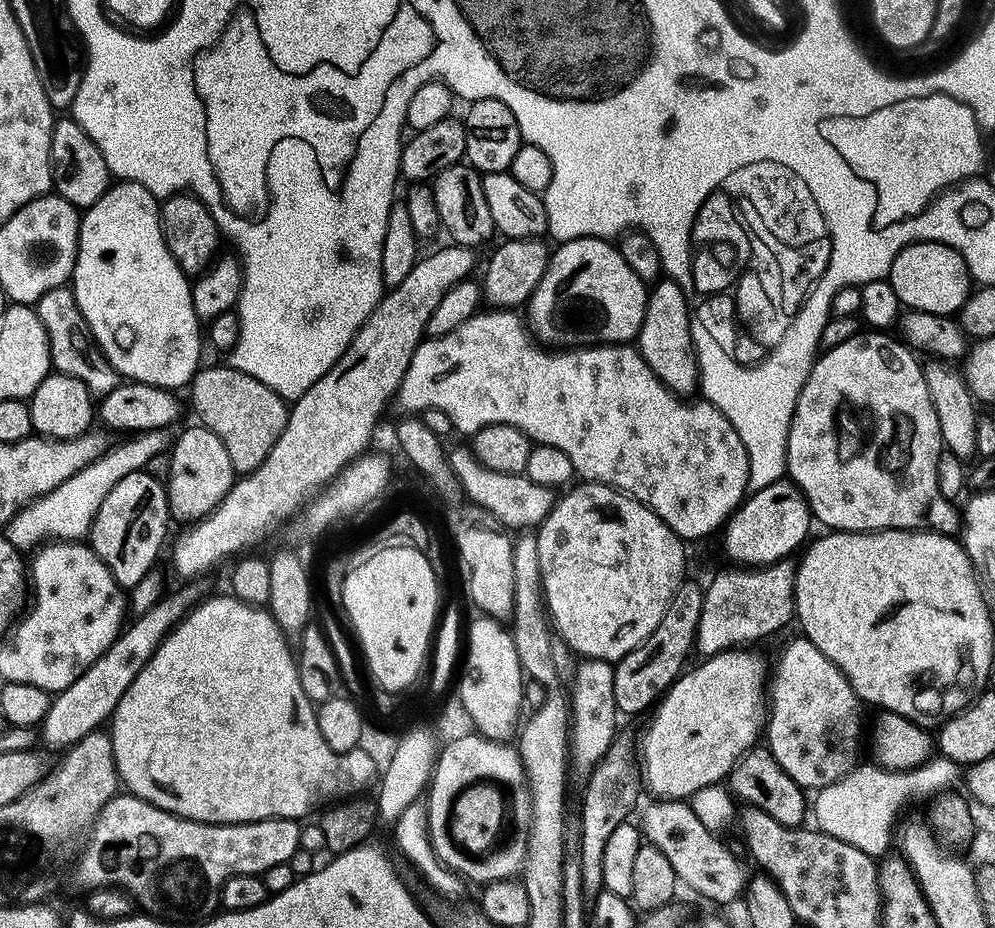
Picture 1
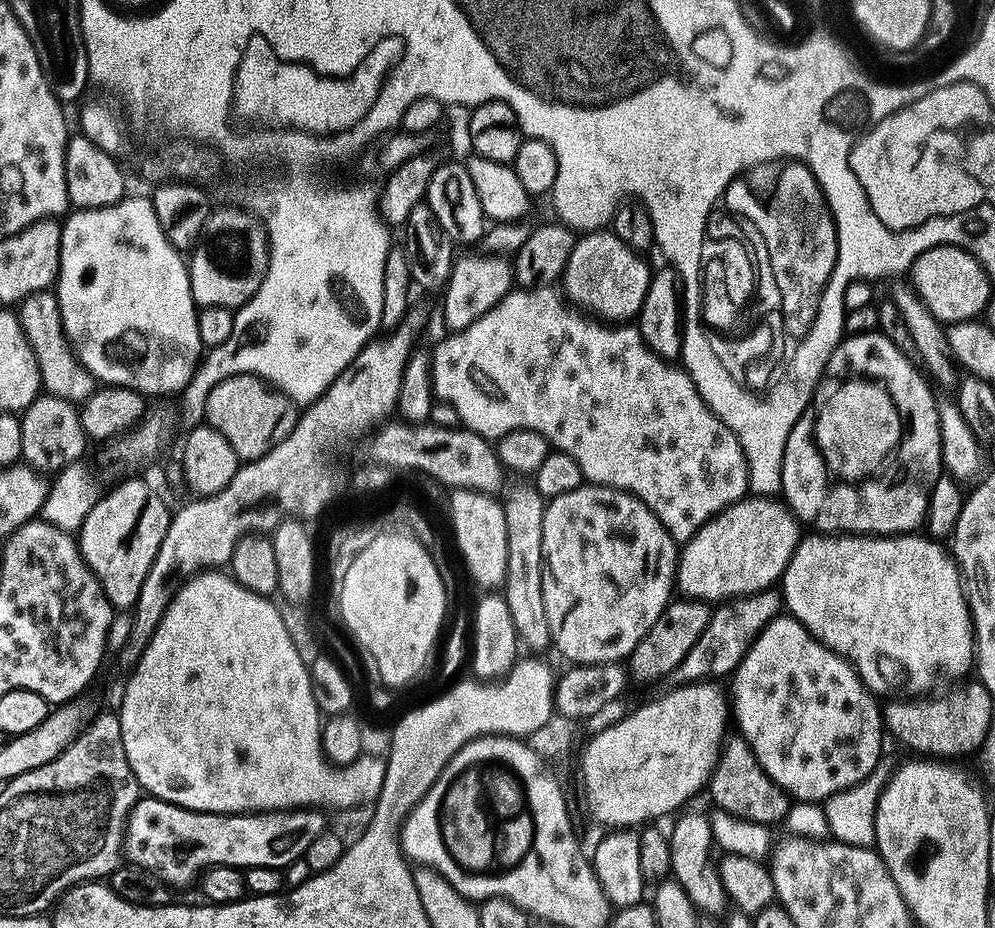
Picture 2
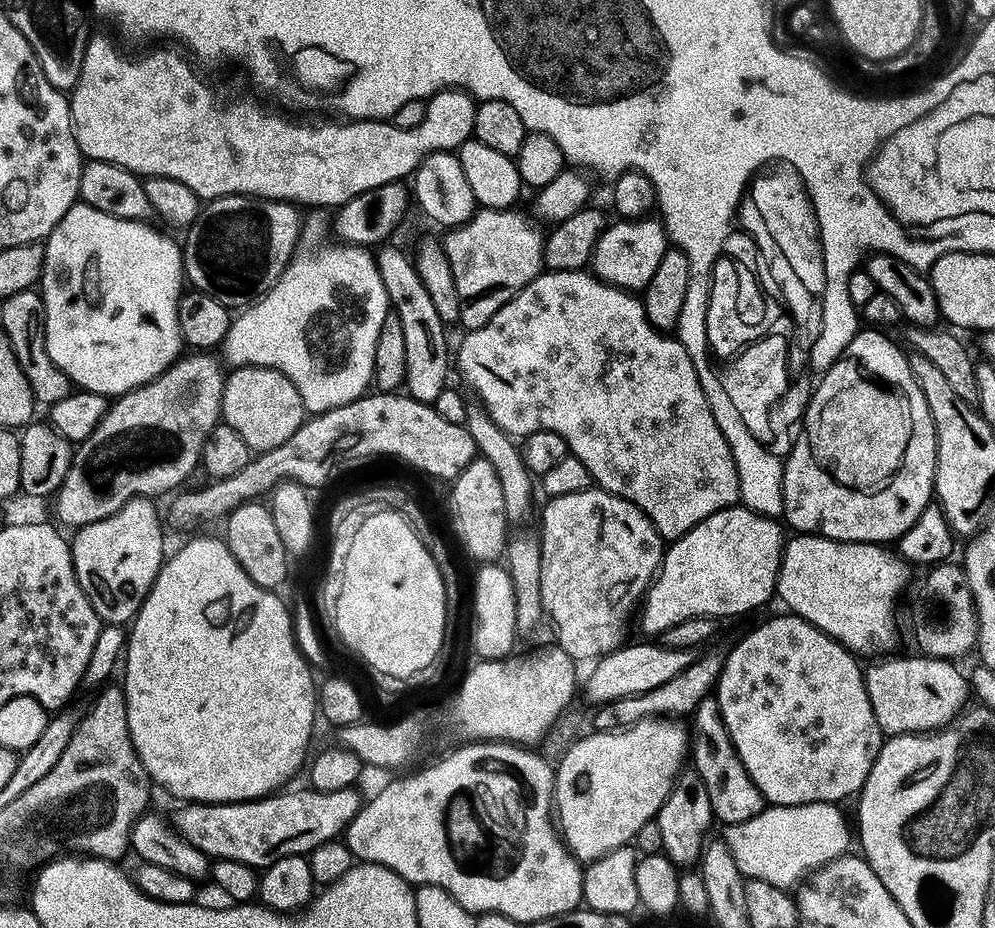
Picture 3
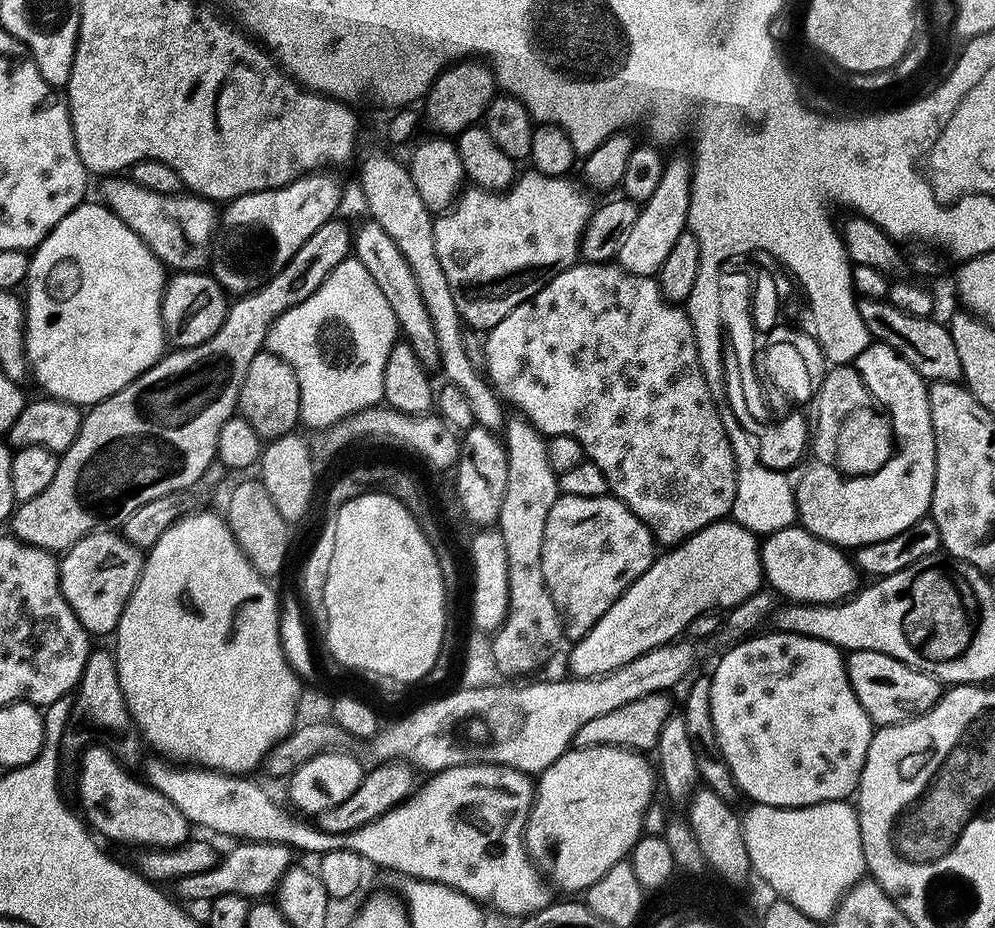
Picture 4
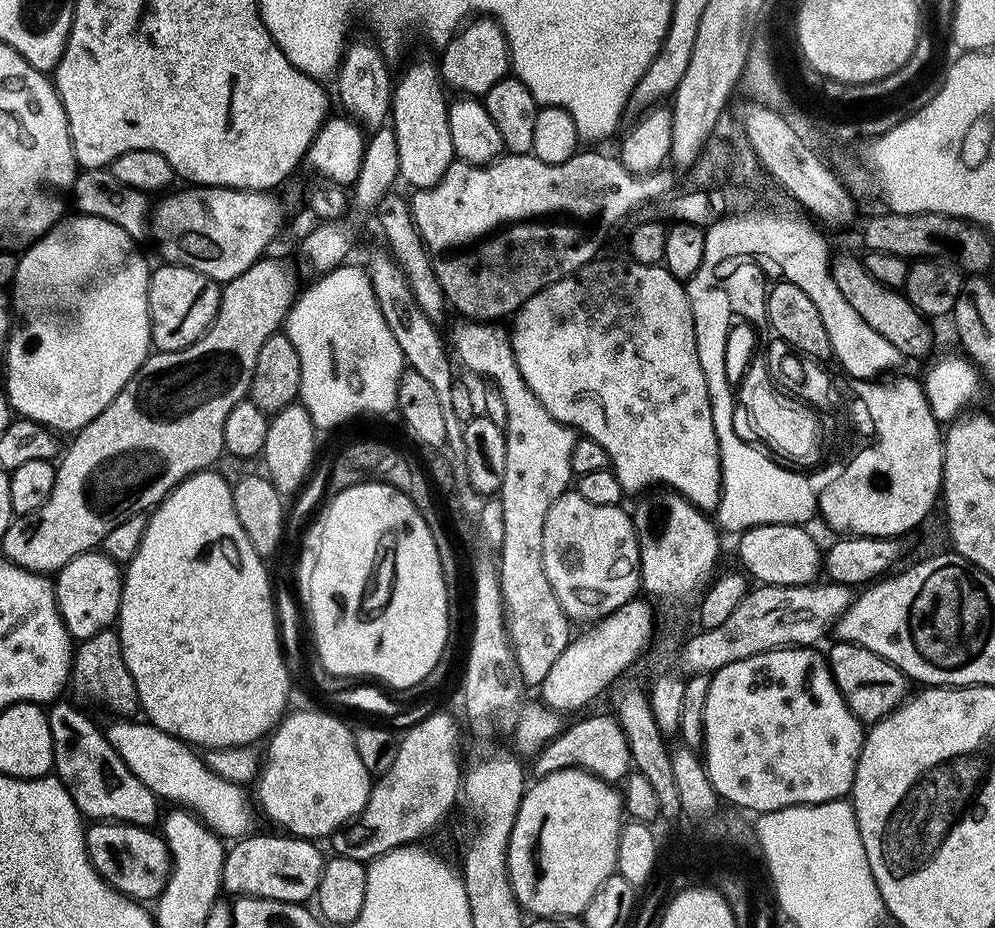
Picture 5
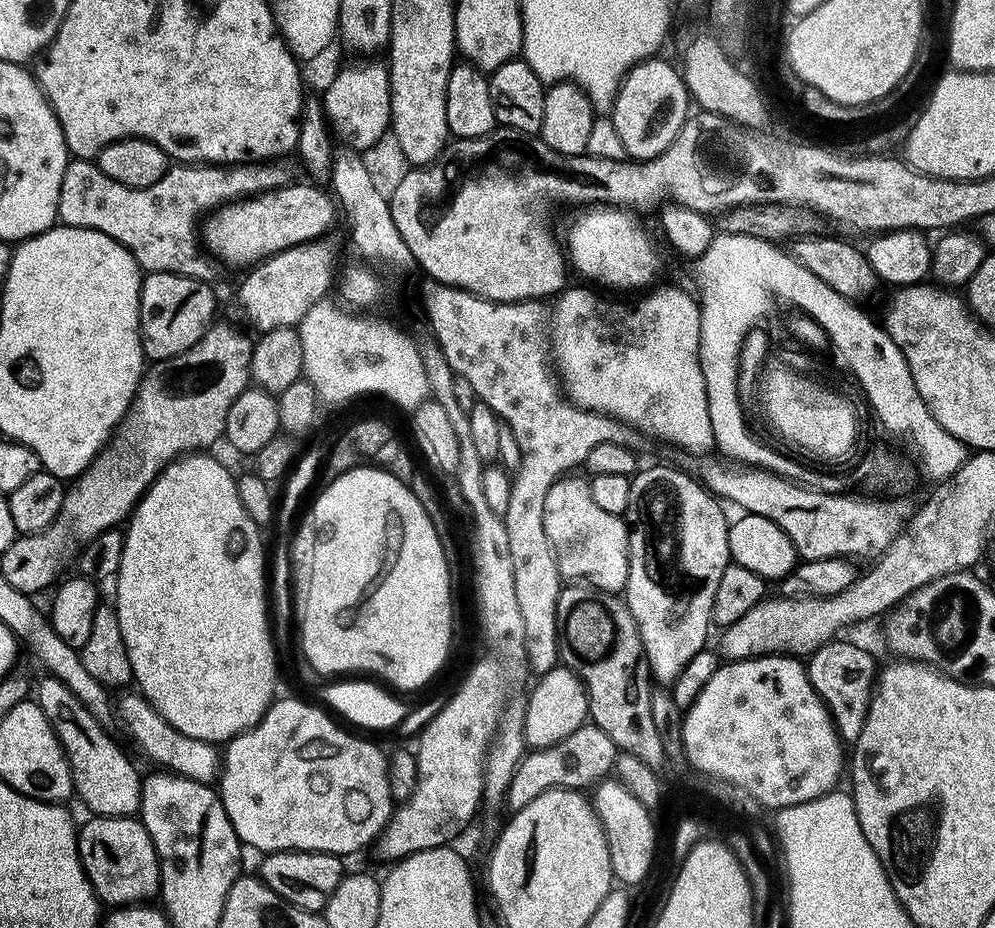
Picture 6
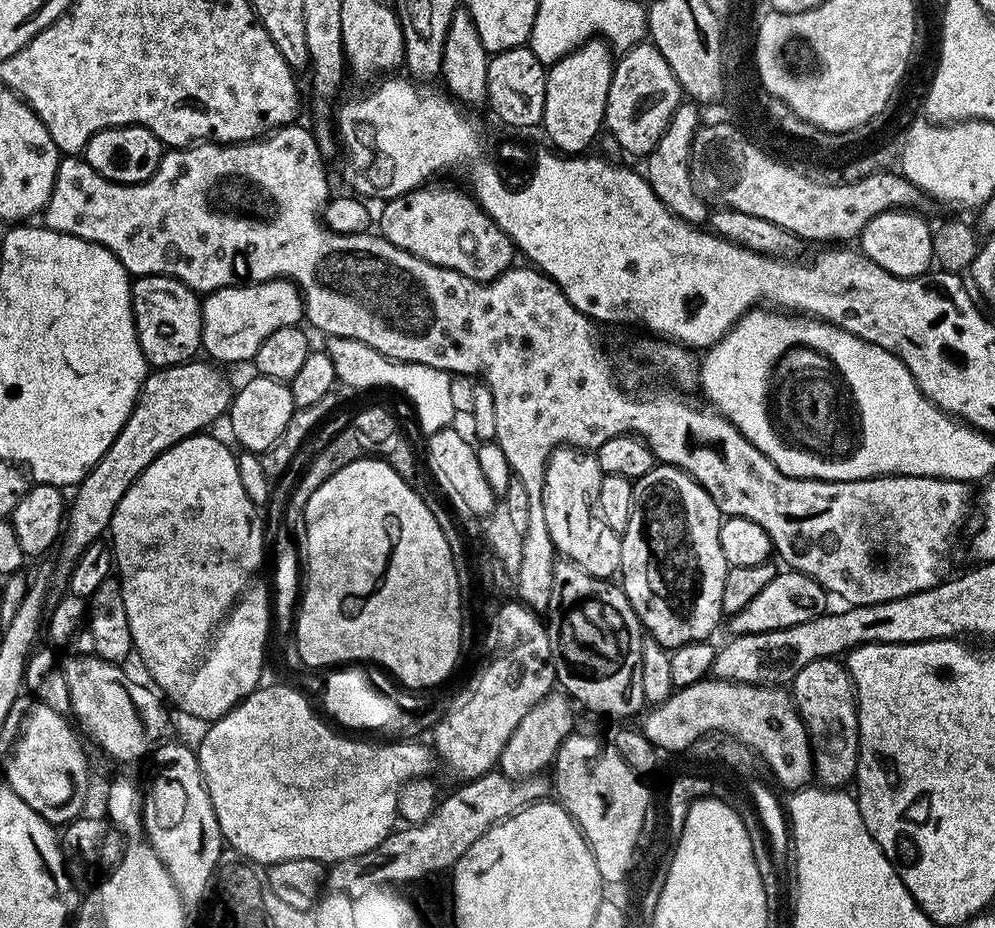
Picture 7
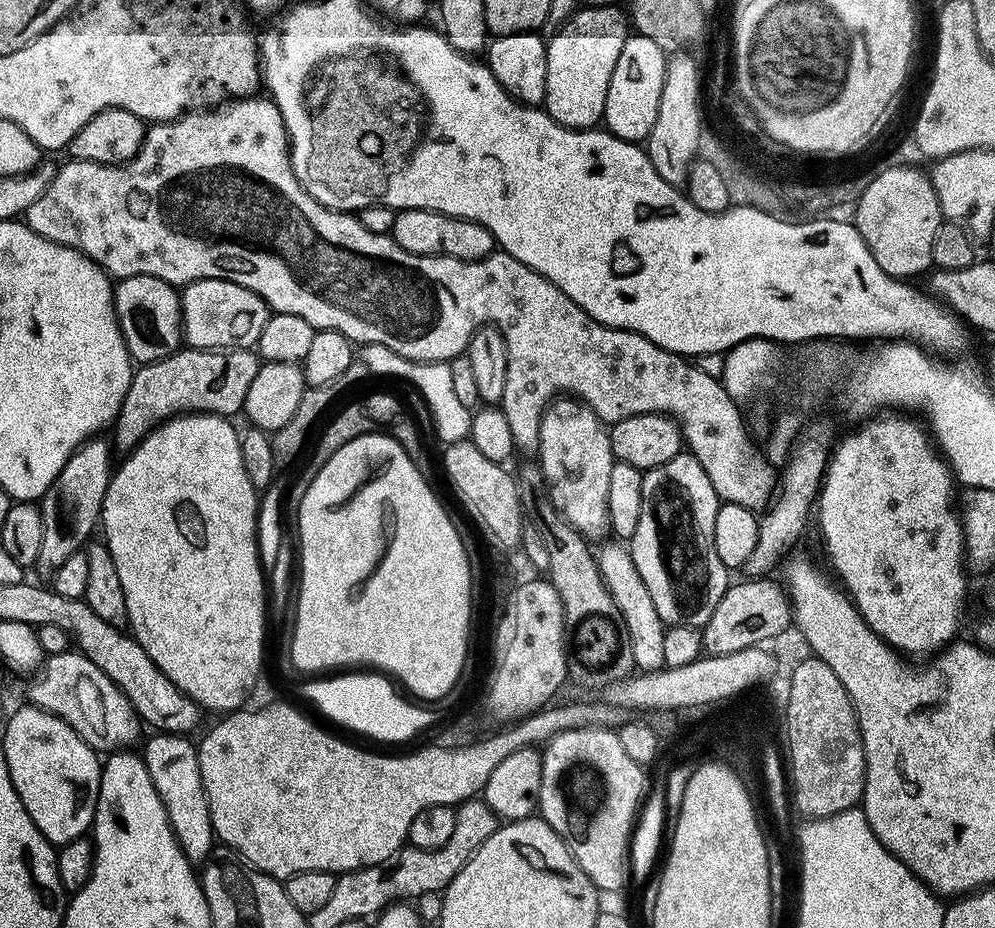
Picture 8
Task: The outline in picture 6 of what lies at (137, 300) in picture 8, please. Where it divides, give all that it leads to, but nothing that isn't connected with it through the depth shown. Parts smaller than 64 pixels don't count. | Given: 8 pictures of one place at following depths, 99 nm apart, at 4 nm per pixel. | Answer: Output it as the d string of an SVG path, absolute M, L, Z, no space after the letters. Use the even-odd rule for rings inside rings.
M149 271L140 282L140 338L144 355L149 361L169 360L194 346L202 334L212 327L216 316L216 292L207 280L197 280L195 275L179 276L179 271Z

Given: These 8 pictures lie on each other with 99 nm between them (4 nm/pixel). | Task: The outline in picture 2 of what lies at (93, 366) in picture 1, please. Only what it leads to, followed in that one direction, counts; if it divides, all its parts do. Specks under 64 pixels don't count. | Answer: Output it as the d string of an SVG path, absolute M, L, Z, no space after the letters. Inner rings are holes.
M45 290L30 294L25 300L20 301L18 315L22 330L26 334L26 342L30 342L30 350L34 350L34 358L38 362L43 391L50 396L66 398L71 404L83 405L84 400L96 391L98 381L80 365L69 345L55 291Z

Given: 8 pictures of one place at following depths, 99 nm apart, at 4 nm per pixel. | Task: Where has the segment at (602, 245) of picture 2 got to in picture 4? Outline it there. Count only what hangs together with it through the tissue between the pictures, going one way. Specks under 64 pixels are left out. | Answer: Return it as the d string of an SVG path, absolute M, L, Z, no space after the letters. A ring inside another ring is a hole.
M672 164L672 172L662 177L664 184L658 184L660 192L655 192L656 200L643 201L637 221L624 233L620 242L619 267L635 276L655 277L688 223L688 194L692 172L684 172L684 164Z

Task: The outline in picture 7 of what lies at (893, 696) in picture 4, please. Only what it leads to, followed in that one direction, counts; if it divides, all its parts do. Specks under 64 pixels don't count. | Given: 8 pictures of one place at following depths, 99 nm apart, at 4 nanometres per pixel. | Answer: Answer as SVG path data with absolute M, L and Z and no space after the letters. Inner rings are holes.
M829 658L802 666L790 681L792 703L808 731L812 746L814 776L824 788L840 790L844 783L856 775L856 763L860 746L856 726L856 690L852 687L852 675L839 659Z

